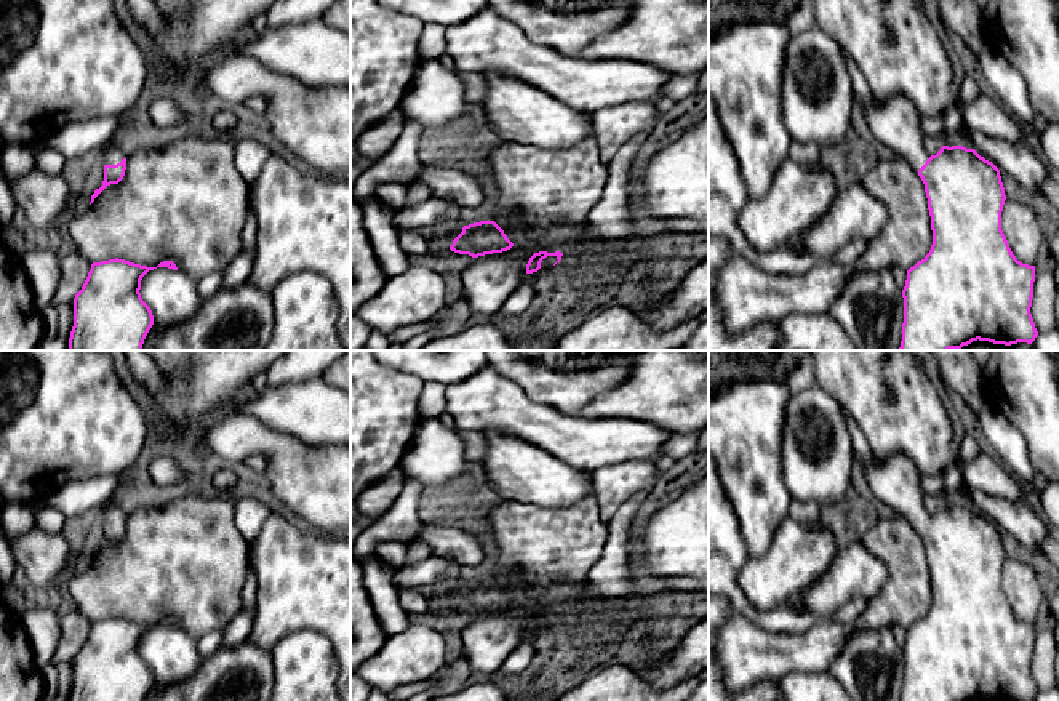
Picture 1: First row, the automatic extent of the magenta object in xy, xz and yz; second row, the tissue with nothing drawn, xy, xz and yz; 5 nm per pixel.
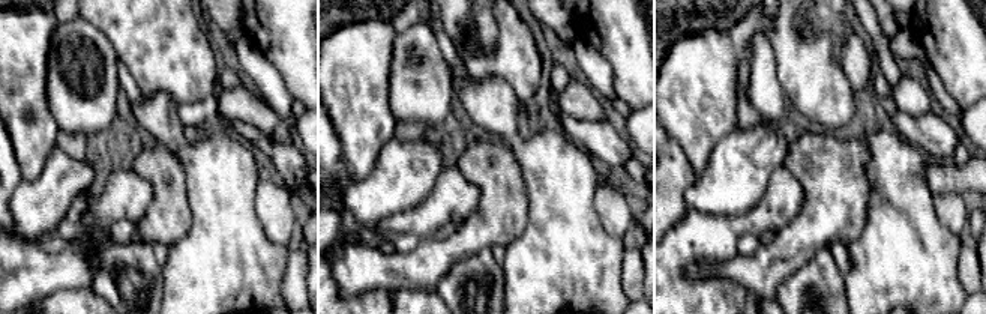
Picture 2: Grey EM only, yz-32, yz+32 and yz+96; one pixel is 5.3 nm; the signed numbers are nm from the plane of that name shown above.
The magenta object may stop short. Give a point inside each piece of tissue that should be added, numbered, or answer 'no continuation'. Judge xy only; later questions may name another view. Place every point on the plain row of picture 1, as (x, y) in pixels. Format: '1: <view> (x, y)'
1: xy (112, 514)

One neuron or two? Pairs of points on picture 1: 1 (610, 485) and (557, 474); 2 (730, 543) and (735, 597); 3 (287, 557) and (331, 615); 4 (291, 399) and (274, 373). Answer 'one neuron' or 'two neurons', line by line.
1: two neurons
2: one neuron
3: one neuron
4: two neurons

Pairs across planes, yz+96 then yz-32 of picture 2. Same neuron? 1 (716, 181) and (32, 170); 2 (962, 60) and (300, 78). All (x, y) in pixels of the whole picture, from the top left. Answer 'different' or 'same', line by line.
1: different
2: same

